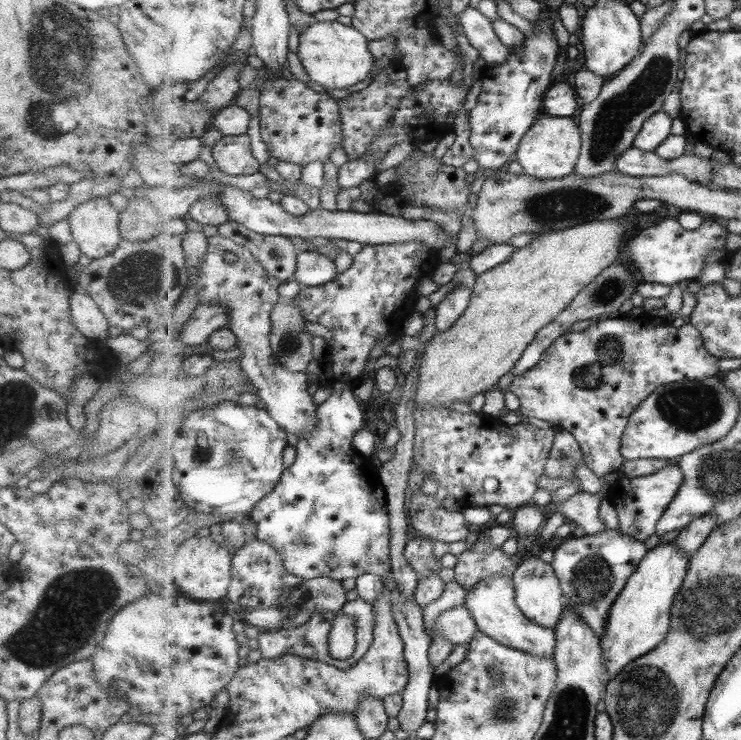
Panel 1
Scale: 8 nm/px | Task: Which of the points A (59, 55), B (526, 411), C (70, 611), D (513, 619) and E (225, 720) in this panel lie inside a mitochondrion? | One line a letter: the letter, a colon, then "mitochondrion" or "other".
A: mitochondrion
B: other
C: mitochondrion
D: other
E: other

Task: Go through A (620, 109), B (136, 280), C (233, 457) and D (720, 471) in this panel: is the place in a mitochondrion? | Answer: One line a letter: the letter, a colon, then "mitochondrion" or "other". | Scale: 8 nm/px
A: mitochondrion
B: mitochondrion
C: mitochondrion
D: mitochondrion

